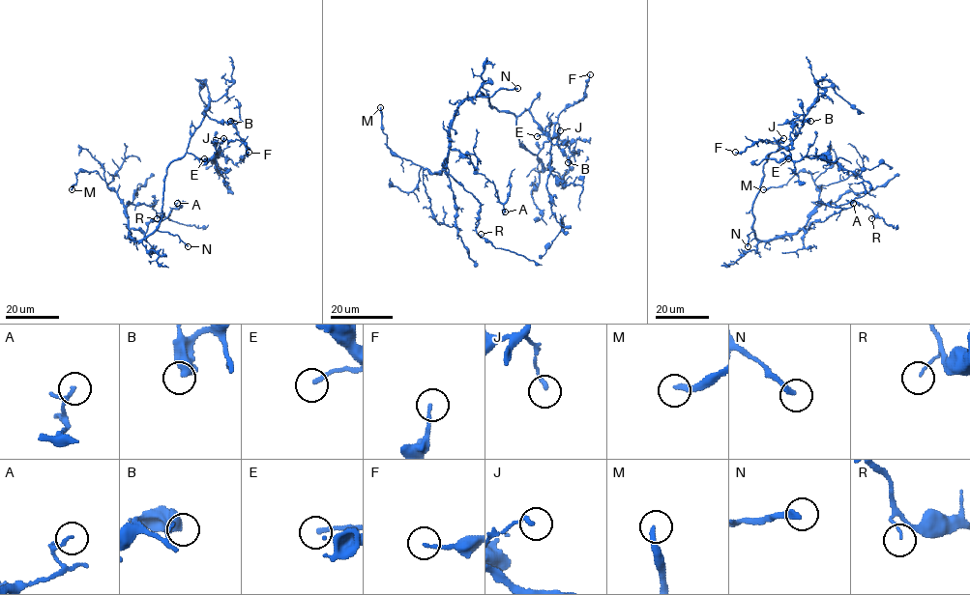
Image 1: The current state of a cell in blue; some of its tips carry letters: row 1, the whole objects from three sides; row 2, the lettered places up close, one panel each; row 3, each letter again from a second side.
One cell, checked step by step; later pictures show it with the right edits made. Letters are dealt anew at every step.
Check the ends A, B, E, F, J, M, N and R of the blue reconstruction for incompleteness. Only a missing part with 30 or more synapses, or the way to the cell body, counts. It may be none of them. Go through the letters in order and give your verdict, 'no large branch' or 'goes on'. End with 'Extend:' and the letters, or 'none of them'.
A: no large branch
B: no large branch
E: no large branch
F: no large branch
J: no large branch
M: no large branch
N: goes on
R: no large branch
Extend: N

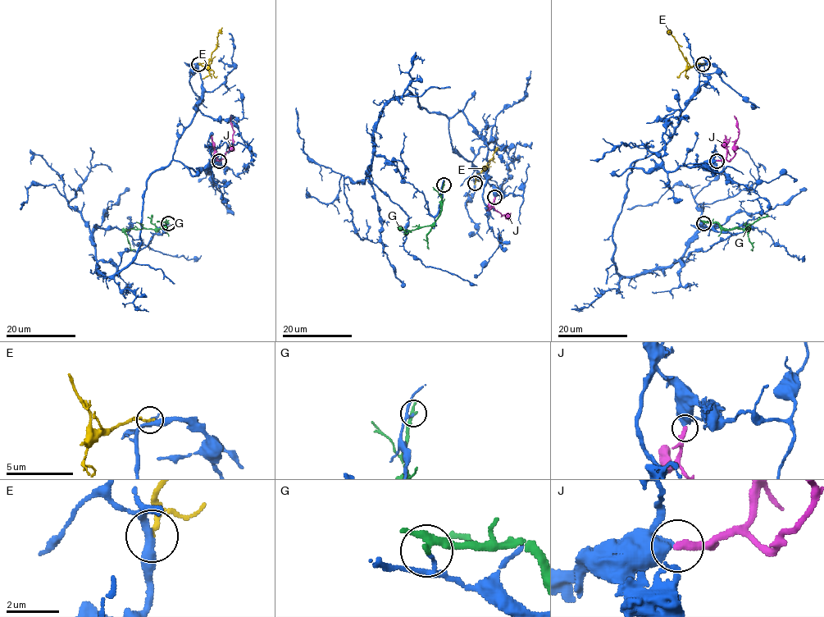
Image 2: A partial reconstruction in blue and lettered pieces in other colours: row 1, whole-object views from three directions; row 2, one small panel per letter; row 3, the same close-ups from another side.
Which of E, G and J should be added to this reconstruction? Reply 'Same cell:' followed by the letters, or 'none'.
Same cell: J

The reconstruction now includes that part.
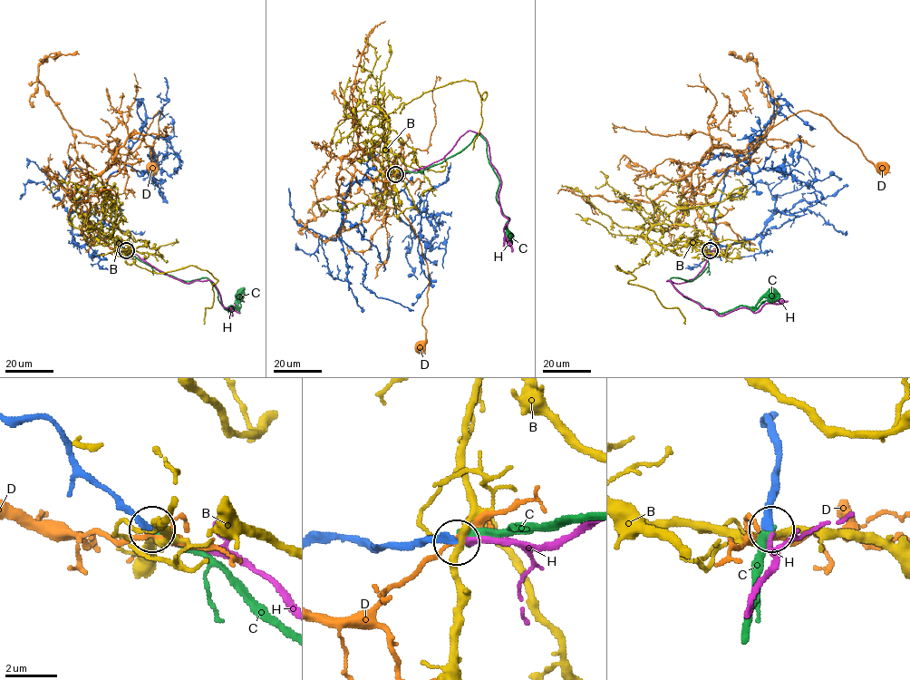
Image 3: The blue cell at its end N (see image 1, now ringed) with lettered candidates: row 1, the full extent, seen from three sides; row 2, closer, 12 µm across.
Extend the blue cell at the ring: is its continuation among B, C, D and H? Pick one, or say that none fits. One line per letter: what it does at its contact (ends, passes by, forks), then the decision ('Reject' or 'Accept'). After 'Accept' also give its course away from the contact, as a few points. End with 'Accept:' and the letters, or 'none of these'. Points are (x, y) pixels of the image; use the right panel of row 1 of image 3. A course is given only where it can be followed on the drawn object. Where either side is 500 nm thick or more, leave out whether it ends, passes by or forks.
B: It passes by. Reject
C: It ends there. Reject
D: It passes by. Reject
H: It ends there. Accept. Its course: (710, 250), (693, 278), (666, 281), (719, 315), (740, 308), (755, 312), (768, 303), (788, 301)
Accept: H

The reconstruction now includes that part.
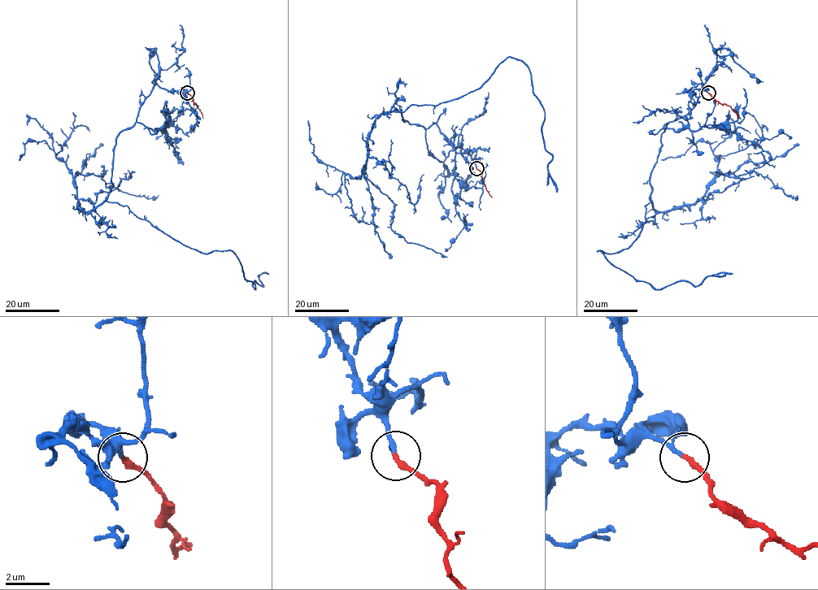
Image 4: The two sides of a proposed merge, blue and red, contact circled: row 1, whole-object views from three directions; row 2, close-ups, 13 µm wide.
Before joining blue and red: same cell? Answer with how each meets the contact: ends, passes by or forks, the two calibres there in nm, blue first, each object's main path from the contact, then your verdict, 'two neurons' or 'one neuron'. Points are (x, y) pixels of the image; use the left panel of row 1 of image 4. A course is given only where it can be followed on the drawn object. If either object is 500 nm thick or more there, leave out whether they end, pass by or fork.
blue passes by | red ends | 140/280 nm | blue via (187, 93), (154, 85), (116, 138), (106, 200), (202, 253), (231, 250), (255, 289), (267, 274) | red via (187, 93), (202, 118) | one neuron

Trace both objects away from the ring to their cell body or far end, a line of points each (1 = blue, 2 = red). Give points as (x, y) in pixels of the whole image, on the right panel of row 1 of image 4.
1: (708, 93), (690, 88), (702, 85), (697, 102), (662, 134), (639, 234), (597, 250), (655, 289), (733, 274)
2: (708, 93), (721, 103), (728, 106), (737, 118)

